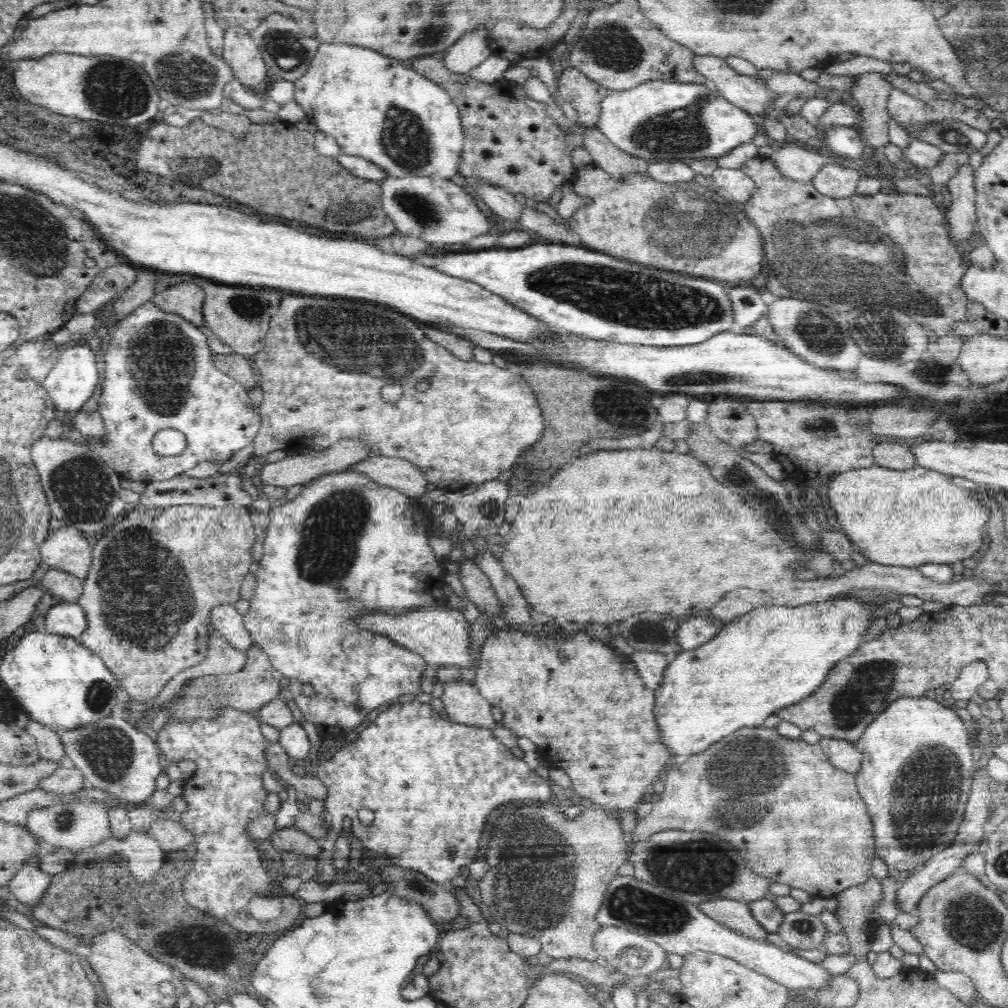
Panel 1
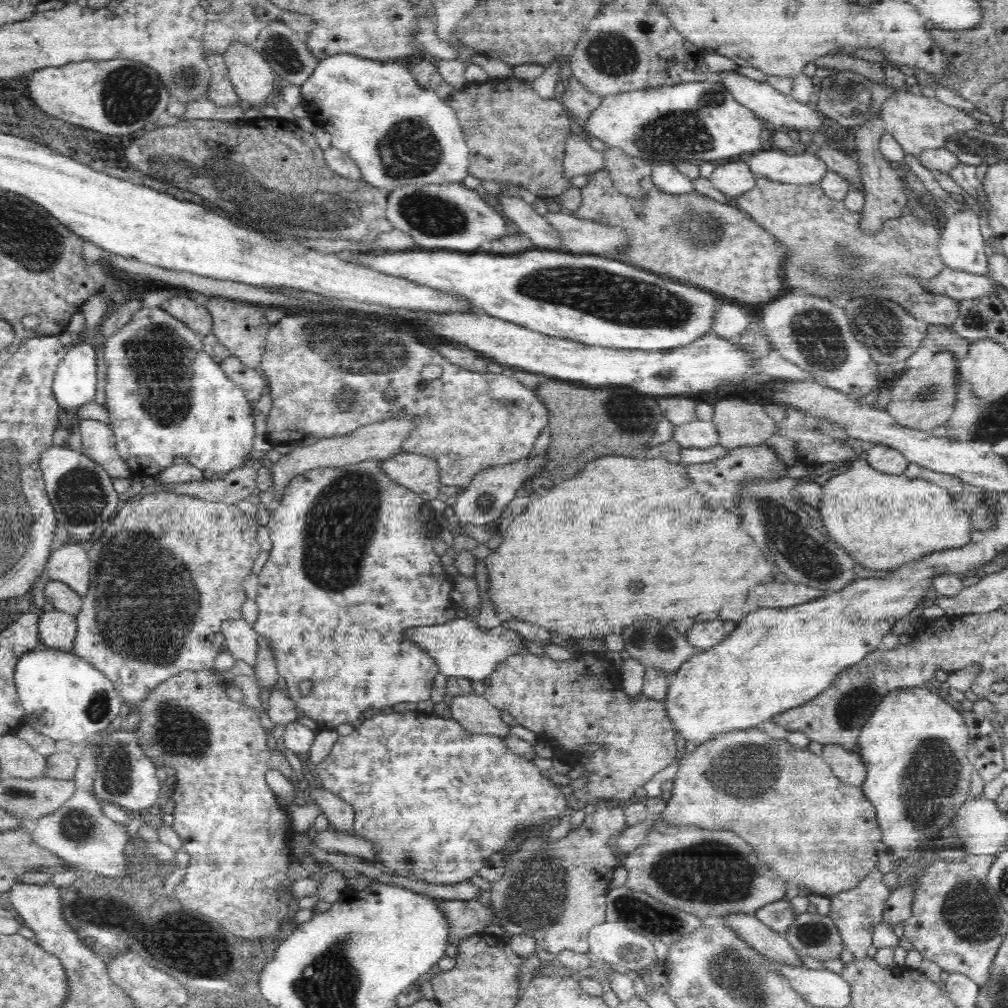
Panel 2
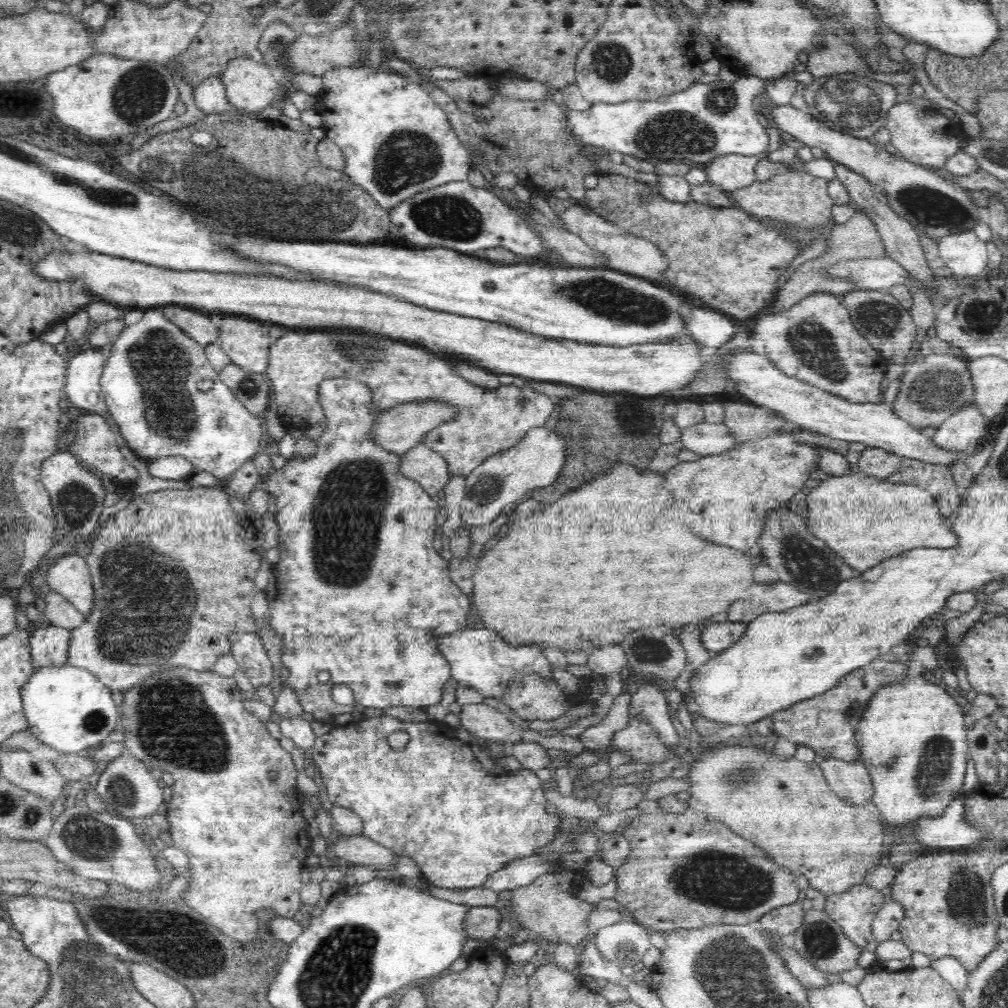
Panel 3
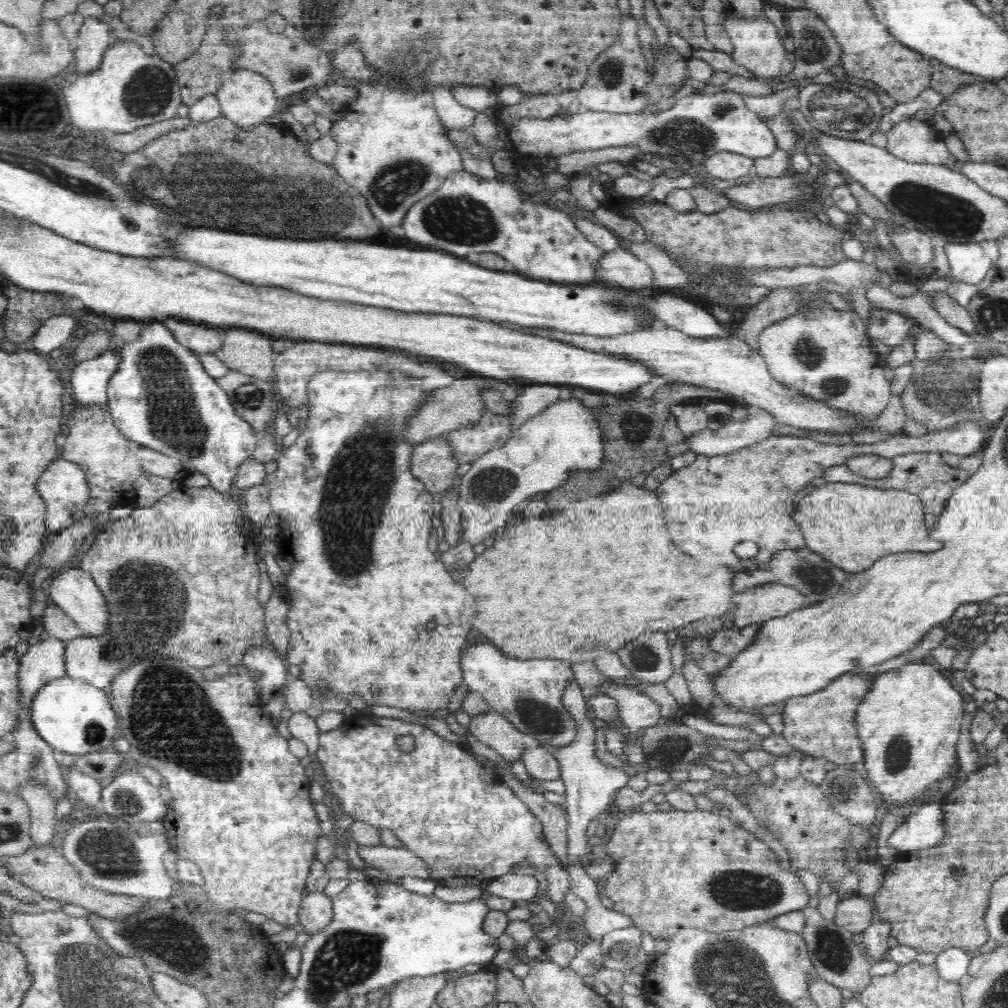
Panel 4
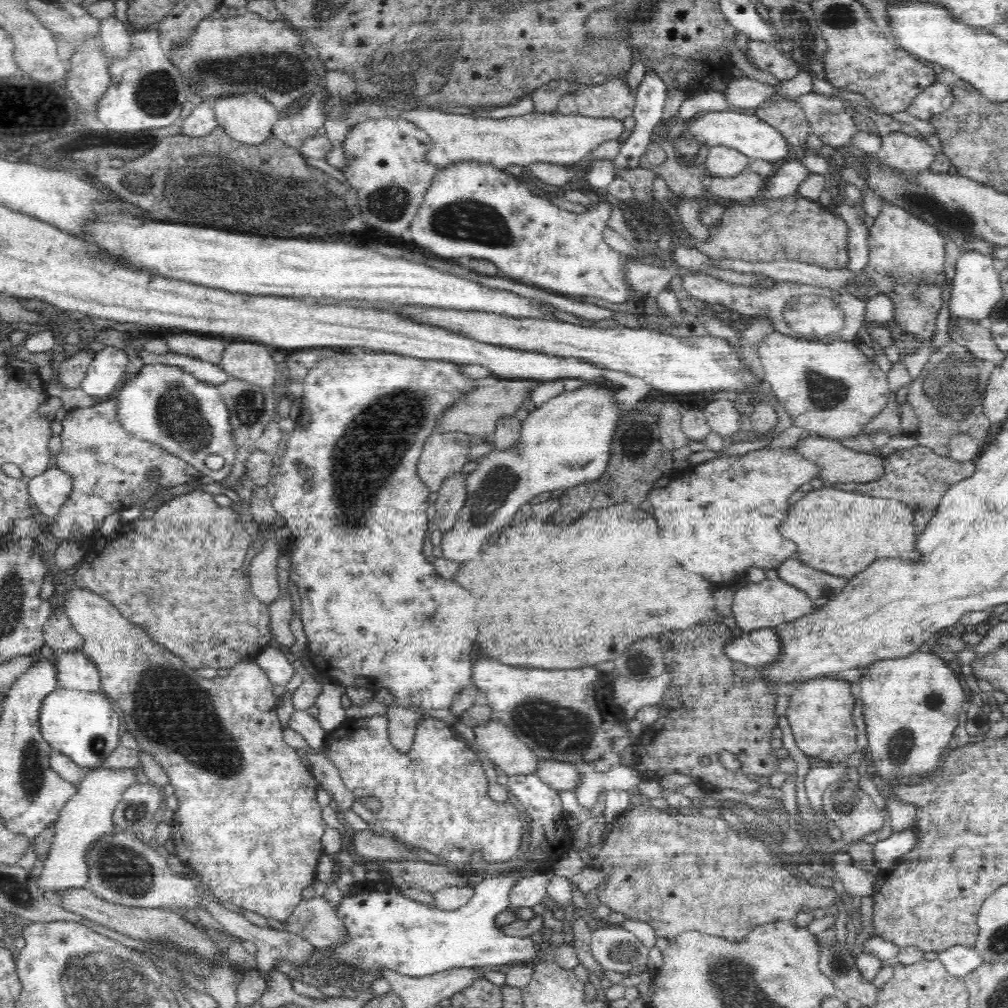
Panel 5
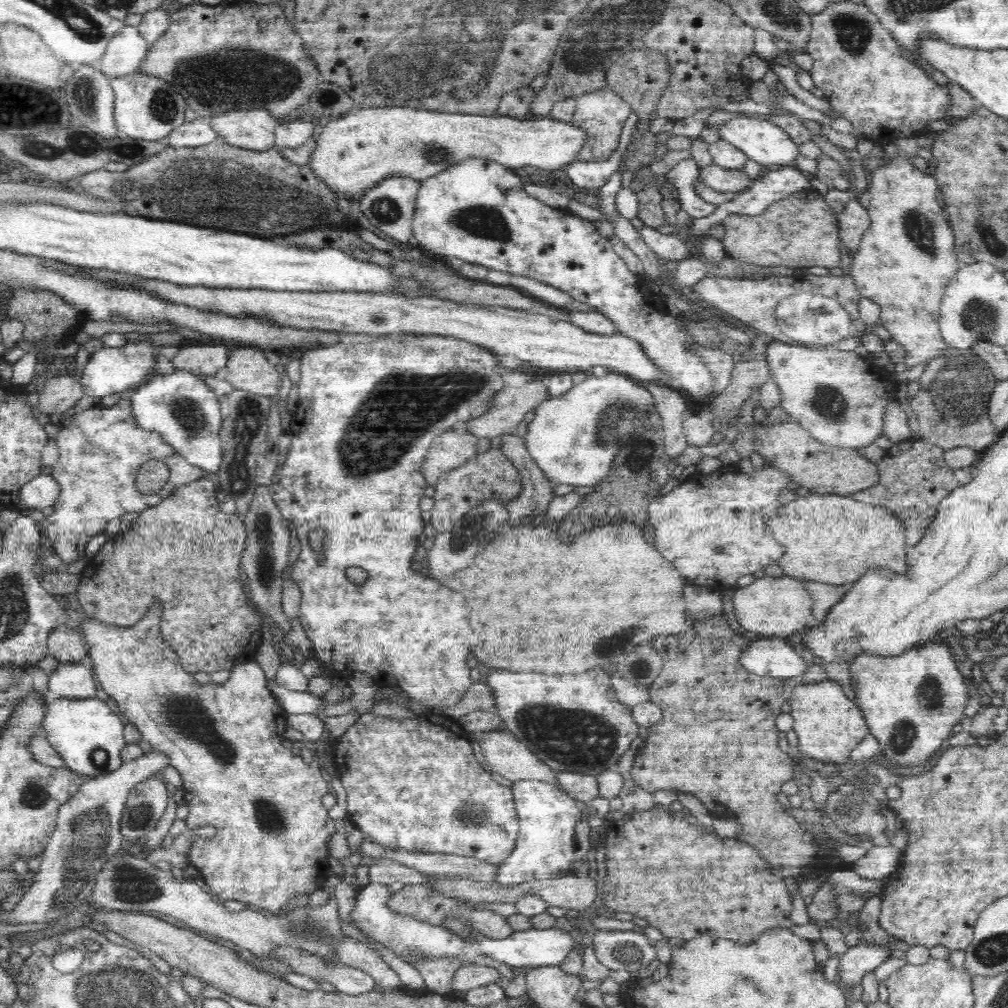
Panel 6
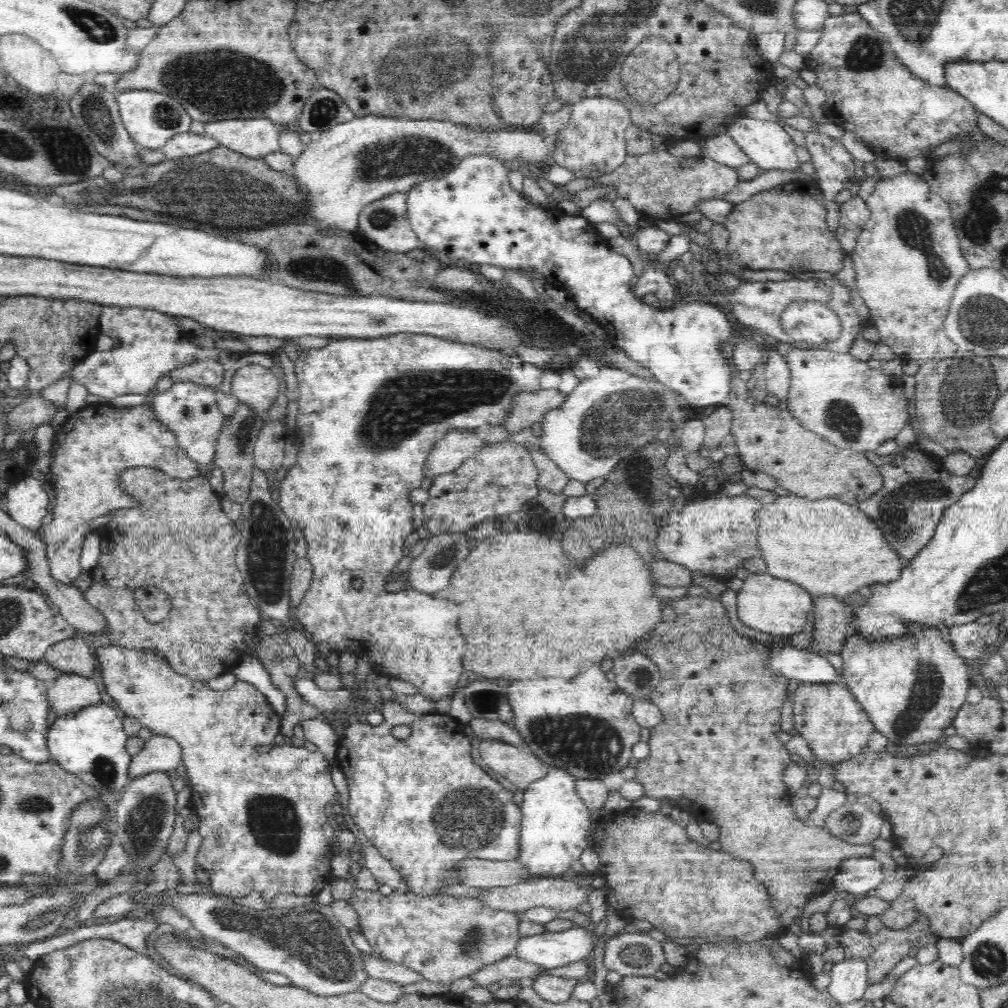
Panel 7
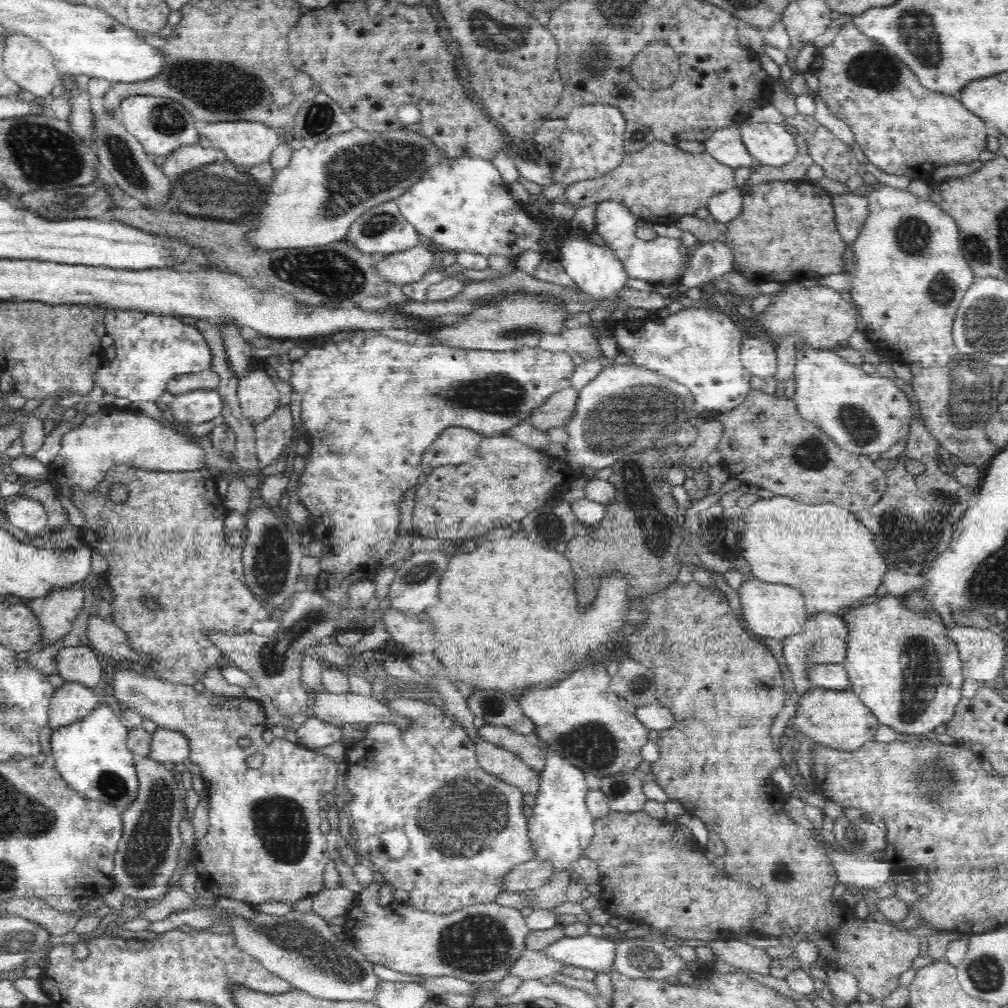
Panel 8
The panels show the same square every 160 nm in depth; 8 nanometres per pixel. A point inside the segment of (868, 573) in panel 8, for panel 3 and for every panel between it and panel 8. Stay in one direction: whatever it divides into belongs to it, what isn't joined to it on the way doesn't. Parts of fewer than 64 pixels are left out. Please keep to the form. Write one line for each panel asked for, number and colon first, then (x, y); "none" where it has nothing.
3: (866, 520)
4: (851, 525)
5: (828, 539)
6: (829, 538)
7: (808, 542)

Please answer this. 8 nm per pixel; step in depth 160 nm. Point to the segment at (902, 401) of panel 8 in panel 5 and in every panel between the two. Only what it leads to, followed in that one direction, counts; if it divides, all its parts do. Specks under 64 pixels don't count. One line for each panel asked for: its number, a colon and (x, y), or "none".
5: (827, 388)
6: (840, 397)
7: (856, 408)

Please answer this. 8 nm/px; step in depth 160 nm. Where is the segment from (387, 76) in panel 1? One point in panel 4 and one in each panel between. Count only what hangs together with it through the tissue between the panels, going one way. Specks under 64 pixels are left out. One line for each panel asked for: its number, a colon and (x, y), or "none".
2: (399, 133)
3: (397, 141)
4: (392, 147)

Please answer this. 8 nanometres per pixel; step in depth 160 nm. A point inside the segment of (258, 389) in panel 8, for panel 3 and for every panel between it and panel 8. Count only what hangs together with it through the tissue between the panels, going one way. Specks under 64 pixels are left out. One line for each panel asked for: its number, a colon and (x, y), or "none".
3: (246, 341)
4: (246, 351)
5: (252, 362)
6: (247, 369)
7: (256, 386)

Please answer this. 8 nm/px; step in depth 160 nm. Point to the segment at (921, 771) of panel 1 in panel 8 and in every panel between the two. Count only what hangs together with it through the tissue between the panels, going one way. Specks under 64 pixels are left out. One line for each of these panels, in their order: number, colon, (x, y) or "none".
2: (915, 745)
3: (912, 740)
4: (909, 723)
5: (912, 705)
6: (910, 702)
7: (912, 687)
8: (902, 665)

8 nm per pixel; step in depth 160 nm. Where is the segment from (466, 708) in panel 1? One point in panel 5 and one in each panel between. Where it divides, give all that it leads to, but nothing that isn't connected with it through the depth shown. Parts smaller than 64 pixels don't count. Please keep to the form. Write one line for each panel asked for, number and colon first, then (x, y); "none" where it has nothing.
2: (473, 712)
3: (488, 724)
4: (493, 729)
5: (511, 756)

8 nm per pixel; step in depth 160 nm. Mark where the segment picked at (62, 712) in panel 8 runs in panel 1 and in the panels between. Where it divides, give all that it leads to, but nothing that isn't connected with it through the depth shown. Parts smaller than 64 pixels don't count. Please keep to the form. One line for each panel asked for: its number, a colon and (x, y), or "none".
1: (156, 573)
2: (136, 625)
3: (141, 624)
4: (201, 534)
5: (75, 671)
6: (69, 681)
7: (69, 693)

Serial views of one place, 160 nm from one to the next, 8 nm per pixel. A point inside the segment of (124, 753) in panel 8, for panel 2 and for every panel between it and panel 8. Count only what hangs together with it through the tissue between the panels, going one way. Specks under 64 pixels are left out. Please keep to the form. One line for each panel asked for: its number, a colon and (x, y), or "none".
2: (64, 697)
3: (68, 708)
4: (73, 717)
5: (86, 726)
6: (88, 734)
7: (91, 744)

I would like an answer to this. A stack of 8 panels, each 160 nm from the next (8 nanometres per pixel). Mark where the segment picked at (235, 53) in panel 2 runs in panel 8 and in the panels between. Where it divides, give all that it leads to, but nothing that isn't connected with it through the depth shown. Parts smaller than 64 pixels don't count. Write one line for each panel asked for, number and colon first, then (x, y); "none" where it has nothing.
3: (251, 85)
4: (247, 98)
5: (248, 118)
6: (253, 129)
7: (254, 138)
8: (246, 144)

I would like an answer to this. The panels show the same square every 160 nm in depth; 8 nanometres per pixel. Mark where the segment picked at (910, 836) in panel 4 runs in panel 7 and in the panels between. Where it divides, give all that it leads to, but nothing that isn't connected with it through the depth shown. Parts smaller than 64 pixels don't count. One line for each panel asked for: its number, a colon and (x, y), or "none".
5: (888, 852)
6: (879, 862)
7: (856, 875)

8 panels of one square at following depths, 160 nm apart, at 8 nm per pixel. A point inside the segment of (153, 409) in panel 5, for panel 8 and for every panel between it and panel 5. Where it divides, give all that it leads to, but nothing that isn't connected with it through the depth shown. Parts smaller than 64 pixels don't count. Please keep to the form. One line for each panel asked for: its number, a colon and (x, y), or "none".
6: (180, 406)
7: (190, 410)
8: (201, 405)

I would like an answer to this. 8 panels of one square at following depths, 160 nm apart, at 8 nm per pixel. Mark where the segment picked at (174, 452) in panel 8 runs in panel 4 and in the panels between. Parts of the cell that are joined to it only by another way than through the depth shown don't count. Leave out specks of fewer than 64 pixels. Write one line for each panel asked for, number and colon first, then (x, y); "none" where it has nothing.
4: (112, 462)
5: (109, 467)
6: (101, 448)
7: (91, 450)

